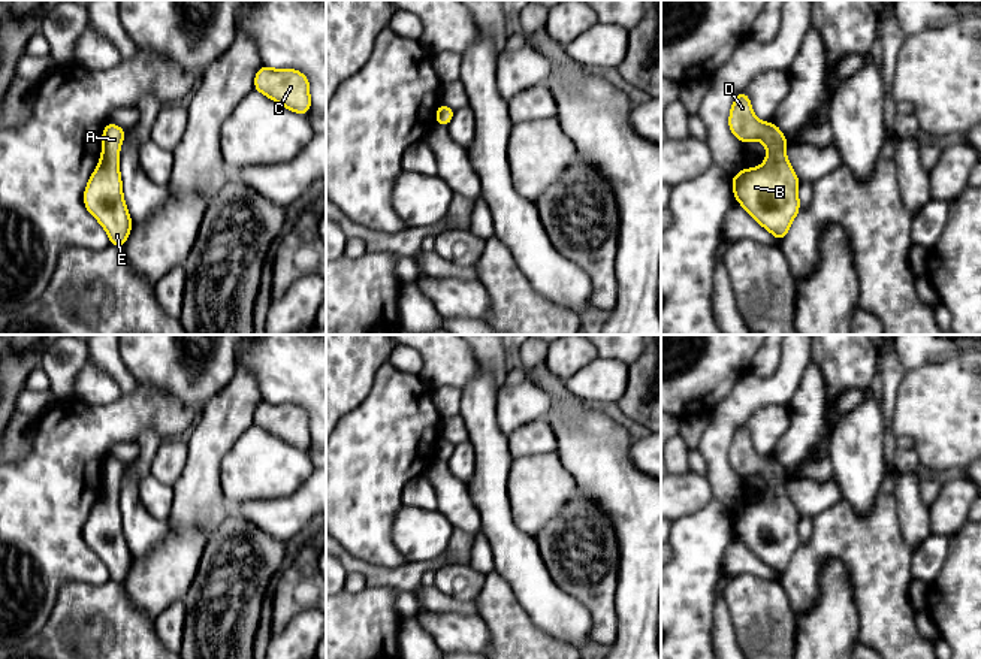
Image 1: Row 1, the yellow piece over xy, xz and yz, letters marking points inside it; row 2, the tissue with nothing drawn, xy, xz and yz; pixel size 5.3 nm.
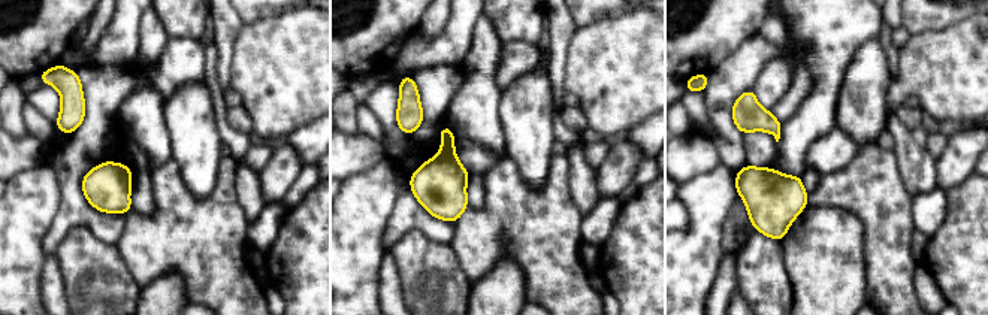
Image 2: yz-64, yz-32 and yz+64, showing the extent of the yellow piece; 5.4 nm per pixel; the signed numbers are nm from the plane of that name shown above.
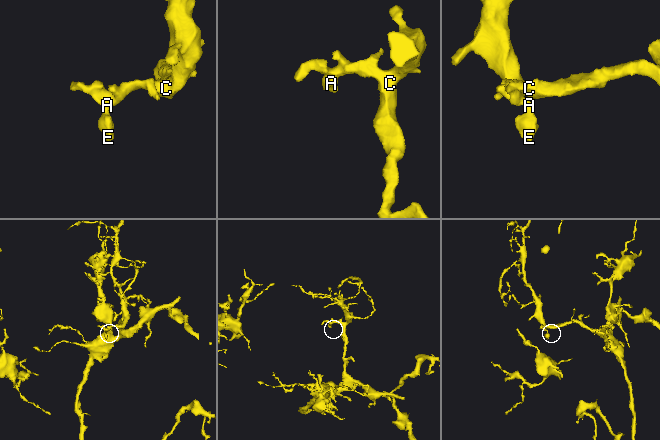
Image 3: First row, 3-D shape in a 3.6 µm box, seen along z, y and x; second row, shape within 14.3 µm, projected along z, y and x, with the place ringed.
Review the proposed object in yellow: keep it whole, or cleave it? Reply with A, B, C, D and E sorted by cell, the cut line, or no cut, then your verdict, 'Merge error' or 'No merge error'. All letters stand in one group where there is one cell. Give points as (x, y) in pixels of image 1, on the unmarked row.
Groups: A B C D E. No split. No merge error

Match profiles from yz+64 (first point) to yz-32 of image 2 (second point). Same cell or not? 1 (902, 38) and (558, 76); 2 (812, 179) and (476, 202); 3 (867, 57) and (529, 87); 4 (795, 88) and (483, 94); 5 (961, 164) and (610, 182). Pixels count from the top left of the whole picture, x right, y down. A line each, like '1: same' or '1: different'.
1: same
2: same
3: same
4: same
5: same

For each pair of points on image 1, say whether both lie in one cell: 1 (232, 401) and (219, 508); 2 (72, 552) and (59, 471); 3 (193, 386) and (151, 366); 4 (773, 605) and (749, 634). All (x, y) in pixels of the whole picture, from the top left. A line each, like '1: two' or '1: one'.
1: one
2: one
3: one
4: one

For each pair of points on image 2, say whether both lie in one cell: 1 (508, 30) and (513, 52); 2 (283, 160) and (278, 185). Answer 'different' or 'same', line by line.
1: different
2: same

